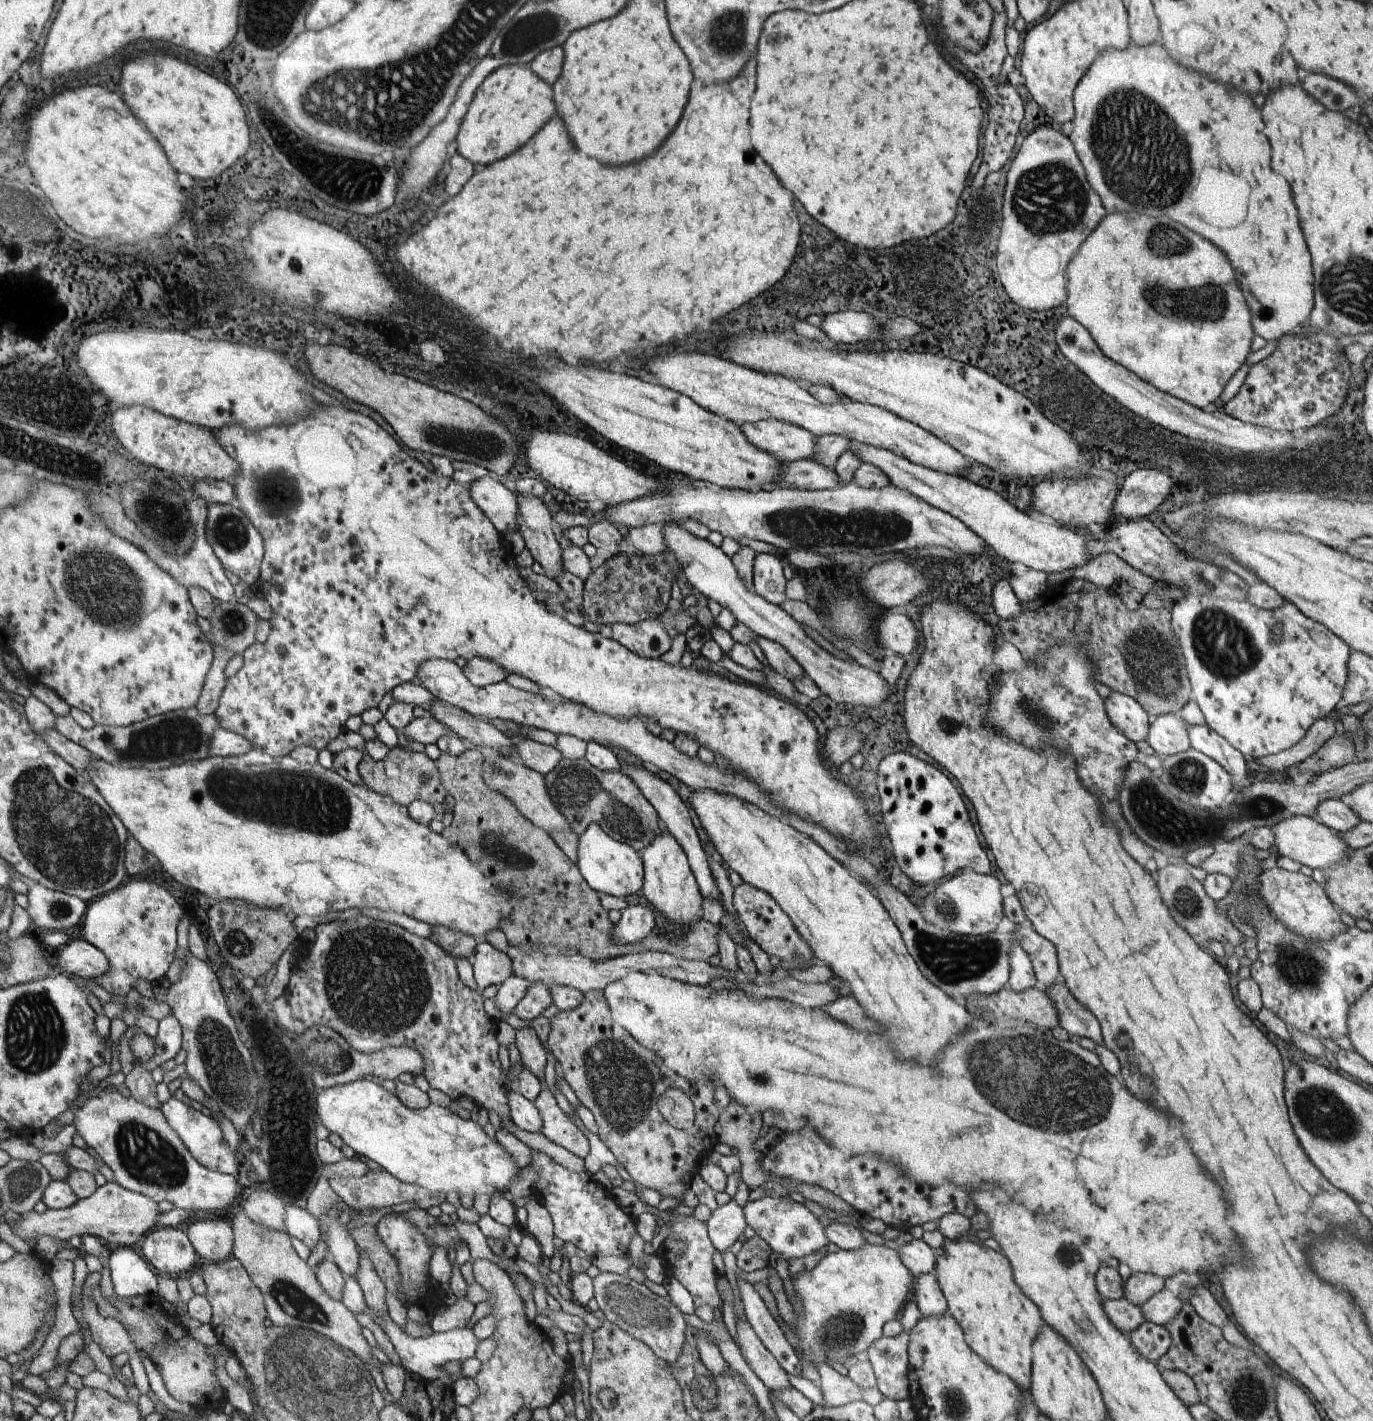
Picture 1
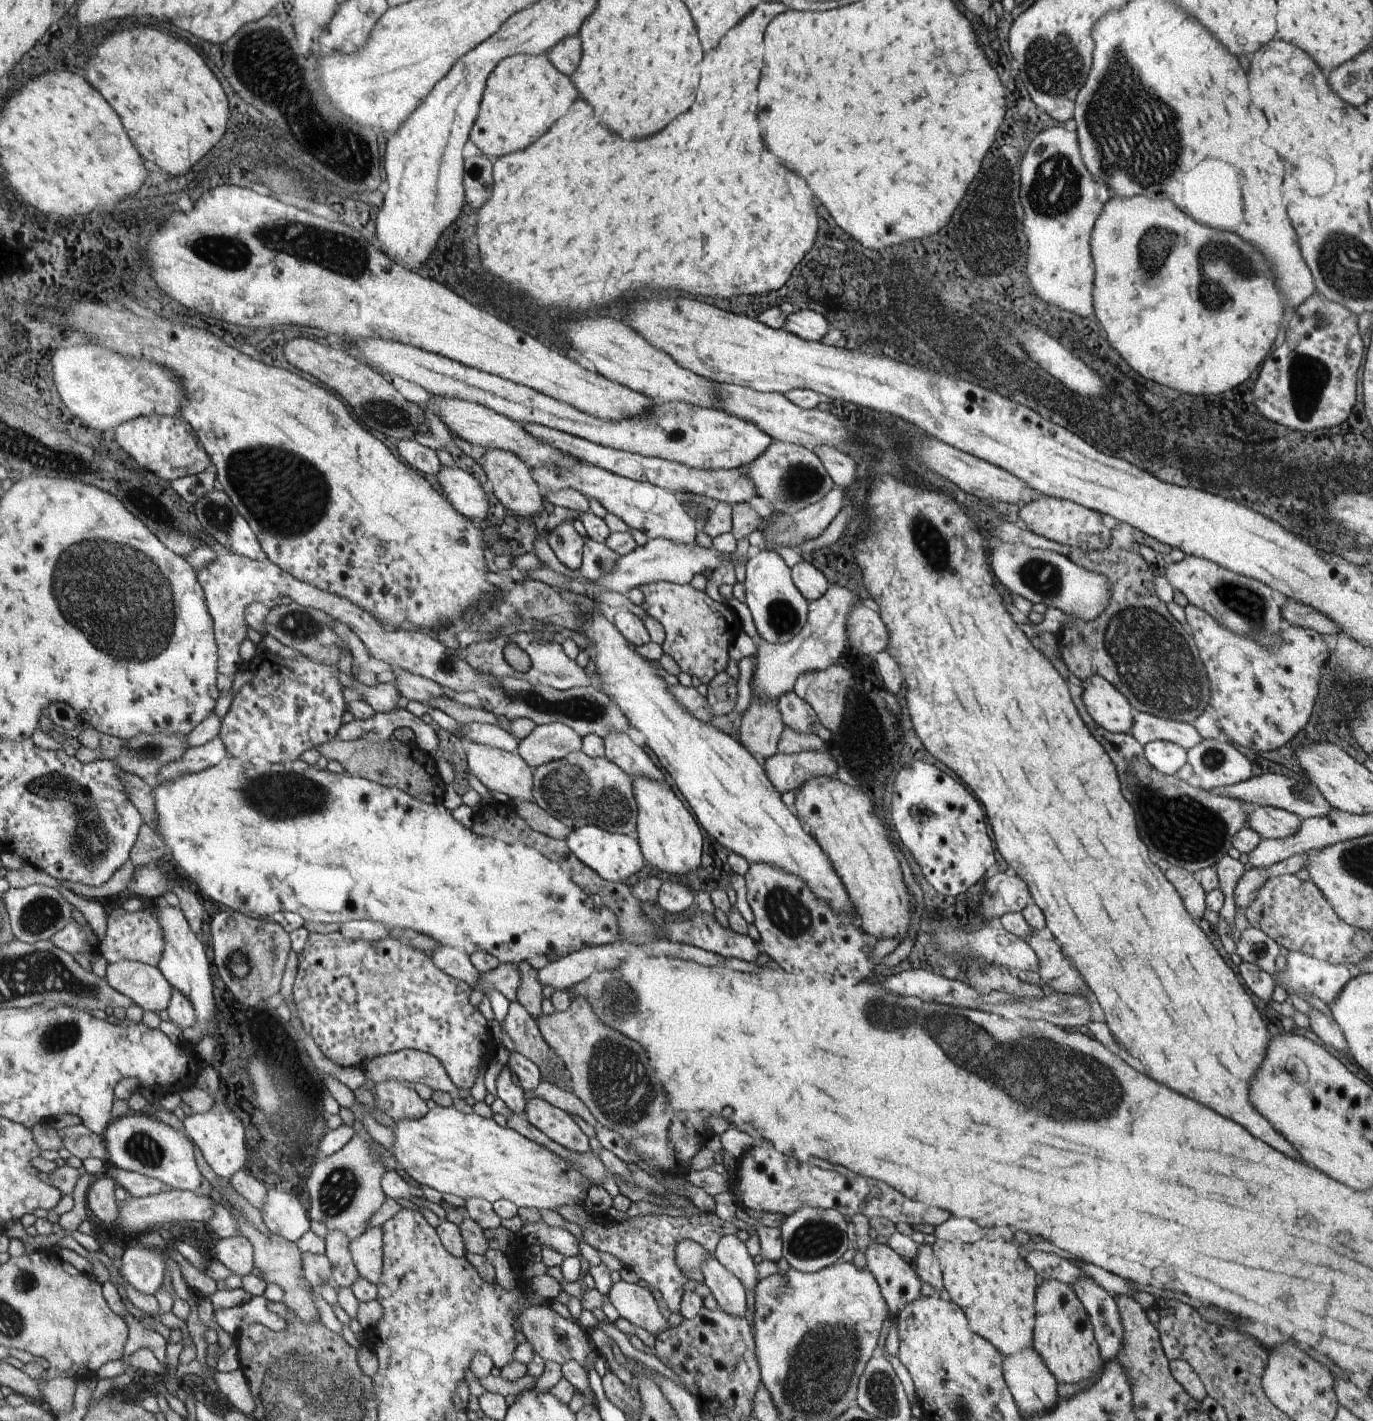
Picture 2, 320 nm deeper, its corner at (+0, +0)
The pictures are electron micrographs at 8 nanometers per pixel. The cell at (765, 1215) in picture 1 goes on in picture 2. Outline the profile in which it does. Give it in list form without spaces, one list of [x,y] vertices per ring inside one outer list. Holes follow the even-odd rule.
[[[802,1206],[794,1214],[785,1217],[779,1225],[782,1238],[782,1257],[791,1268],[804,1273],[814,1273],[842,1260],[848,1247],[848,1224],[840,1212],[834,1209]]]

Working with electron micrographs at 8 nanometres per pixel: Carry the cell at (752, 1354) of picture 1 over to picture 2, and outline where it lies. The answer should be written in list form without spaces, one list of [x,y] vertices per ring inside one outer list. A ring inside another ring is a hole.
[[[711,1254],[702,1265],[704,1283],[718,1302],[718,1307],[730,1316],[746,1318],[746,1290],[730,1270],[726,1270]]]

